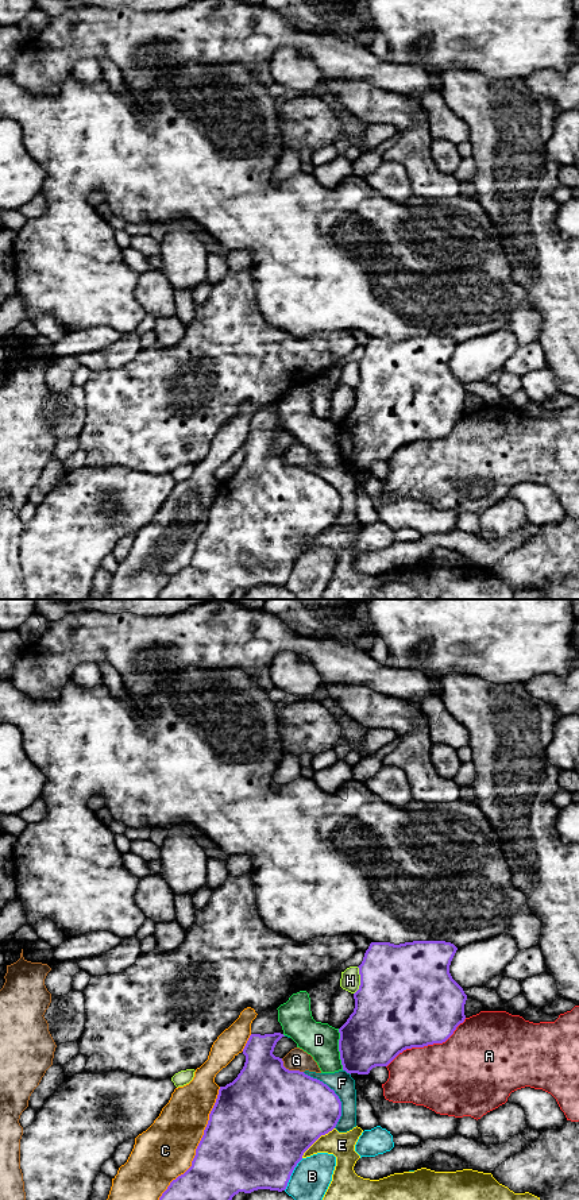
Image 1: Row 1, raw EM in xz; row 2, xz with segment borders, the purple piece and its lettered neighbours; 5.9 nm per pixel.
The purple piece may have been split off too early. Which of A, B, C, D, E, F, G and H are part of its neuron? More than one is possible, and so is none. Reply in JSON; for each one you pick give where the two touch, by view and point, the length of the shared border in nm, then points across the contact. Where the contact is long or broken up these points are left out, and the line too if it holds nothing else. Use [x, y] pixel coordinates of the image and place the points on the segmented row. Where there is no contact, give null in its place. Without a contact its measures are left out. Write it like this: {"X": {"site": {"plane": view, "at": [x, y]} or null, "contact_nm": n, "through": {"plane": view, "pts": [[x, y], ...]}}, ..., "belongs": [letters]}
{"belongs": []}

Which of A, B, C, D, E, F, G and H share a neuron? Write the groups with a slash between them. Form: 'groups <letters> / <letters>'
groups A / B / C / D / E / F / G / H

